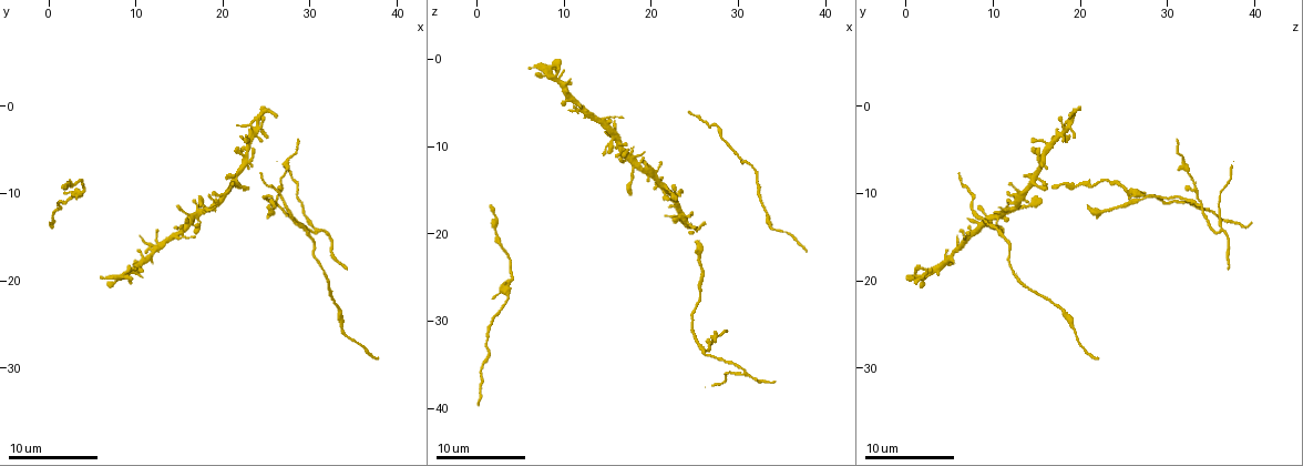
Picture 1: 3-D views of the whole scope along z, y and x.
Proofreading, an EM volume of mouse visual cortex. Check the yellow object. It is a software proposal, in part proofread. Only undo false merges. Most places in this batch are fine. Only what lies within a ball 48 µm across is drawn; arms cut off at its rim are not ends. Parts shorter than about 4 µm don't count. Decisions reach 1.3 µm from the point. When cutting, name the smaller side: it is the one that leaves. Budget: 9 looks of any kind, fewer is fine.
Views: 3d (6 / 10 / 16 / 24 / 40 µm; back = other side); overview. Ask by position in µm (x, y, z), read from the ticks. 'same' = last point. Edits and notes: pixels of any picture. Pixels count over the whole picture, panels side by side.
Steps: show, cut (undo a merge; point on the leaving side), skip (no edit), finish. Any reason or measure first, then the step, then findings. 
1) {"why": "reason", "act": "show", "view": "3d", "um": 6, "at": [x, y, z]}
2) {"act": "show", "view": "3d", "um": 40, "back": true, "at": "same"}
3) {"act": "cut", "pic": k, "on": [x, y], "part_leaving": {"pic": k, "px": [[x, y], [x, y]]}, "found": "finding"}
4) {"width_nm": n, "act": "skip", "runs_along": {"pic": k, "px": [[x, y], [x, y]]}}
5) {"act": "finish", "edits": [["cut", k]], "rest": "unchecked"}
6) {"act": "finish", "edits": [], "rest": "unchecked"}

{"why": "a fork", "act": "show", "view": "3d", "um": 16, "at": [21.6, 8.2, 14.8]}

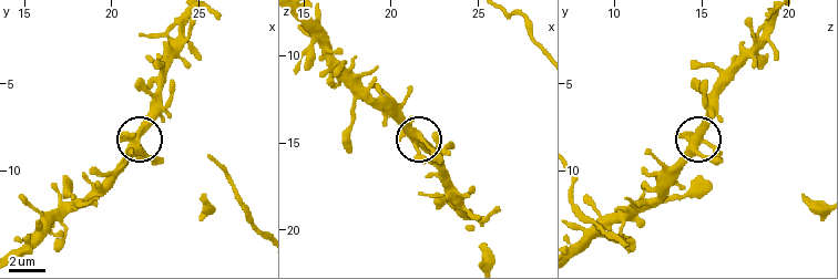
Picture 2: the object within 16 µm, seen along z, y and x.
{"act": "show", "view": "3d", "um": 16, "back": true, "at": [21.5, 8.1, 15.0]}

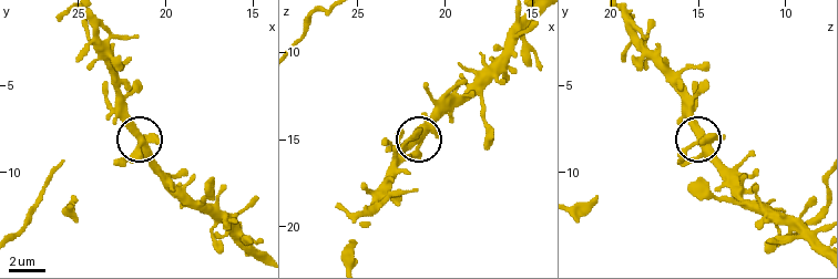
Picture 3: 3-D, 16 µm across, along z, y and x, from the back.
{"width_nm": 390, "act": "skip", "runs_along": {"pic": 3, "px": [[211, 207], [193, 203], [105, 102]]}, "found": "continuous, no second neuron"}

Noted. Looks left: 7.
{"why": "looks like a crossing", "act": "show", "view": "3d", "um": 10, "at": [15.4, 13.6, 9.0]}

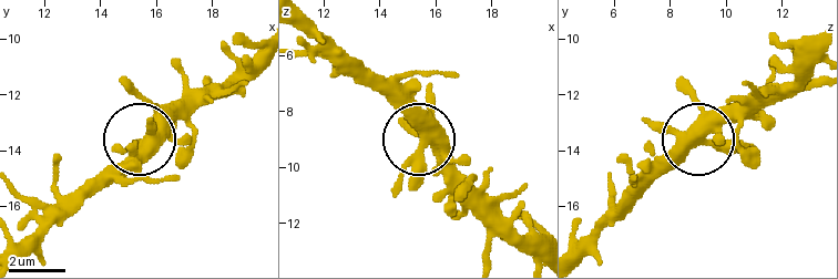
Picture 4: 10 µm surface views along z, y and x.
{"side_arm_um": 15, "arms": 4, "act": "skip", "found": "one neuron here"}

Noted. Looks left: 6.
{"why": "two arms in line, one across", "act": "show", "view": "3d", "um": 16, "at": [3.6, 10.0, 26.8]}

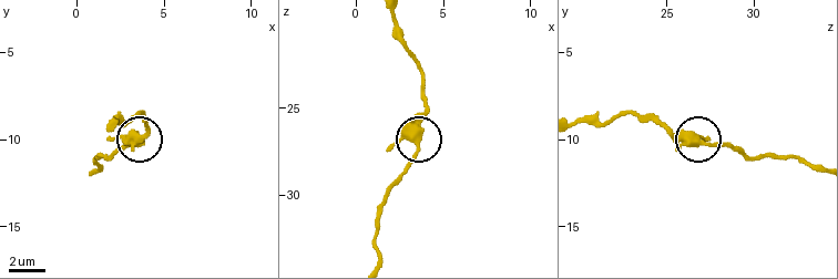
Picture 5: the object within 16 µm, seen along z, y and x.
{"act": "show", "view": "3d", "um": 6, "at": [3.6, 10.1, 26.8]}

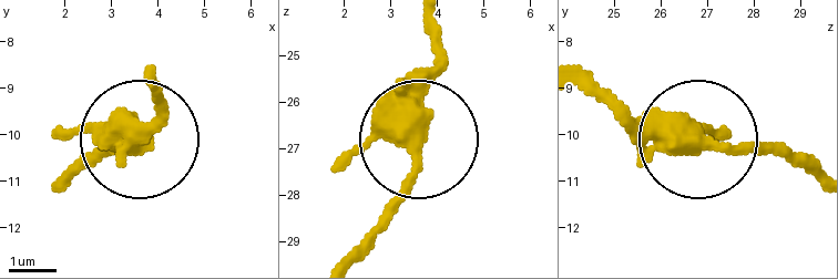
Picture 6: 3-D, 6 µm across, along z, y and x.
{"width_nm": 350, "act": "skip", "found": "one neuron here"}

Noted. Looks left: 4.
{"why": "branch point", "act": "show", "view": "3d", "um": 6, "at": [26.4, 11.0, 33.6]}

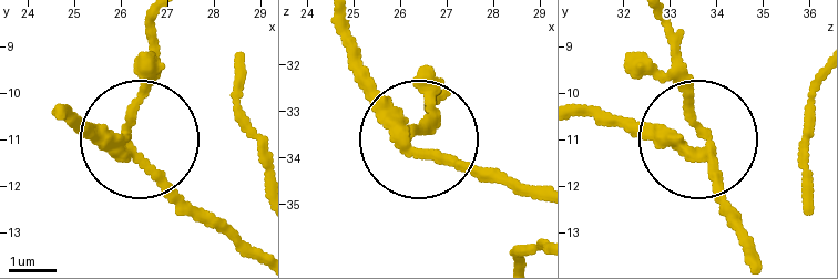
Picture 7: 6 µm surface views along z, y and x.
{"act": "cut", "pic": 7, "on": [93, 124], "part_leaving": {"pic": 7, "px": [[697, 152], [582, 115]]}, "found": "a second neuron is stuck on"}

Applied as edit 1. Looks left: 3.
{"act": "finish", "edits": [["cut", 7]], "rest": "unchecked"}

